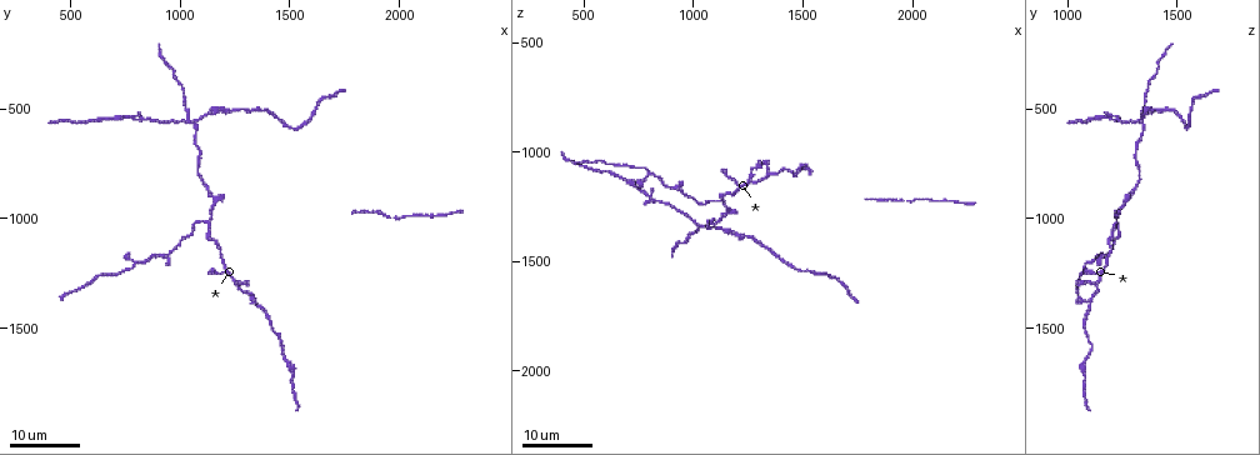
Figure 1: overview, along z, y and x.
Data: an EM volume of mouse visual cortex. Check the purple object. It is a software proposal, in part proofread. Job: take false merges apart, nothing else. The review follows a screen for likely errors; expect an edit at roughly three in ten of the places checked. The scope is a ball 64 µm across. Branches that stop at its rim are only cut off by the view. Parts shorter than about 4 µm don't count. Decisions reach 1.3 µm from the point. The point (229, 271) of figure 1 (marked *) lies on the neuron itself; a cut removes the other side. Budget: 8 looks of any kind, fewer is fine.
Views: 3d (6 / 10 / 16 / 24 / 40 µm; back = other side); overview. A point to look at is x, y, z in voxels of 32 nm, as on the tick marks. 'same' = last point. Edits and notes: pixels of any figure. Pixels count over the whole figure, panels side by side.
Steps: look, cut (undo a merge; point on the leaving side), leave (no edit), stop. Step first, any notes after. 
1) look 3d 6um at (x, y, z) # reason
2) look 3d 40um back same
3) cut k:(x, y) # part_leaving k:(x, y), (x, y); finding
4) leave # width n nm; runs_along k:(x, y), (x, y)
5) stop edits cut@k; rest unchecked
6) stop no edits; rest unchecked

look 3d 16um at (1140, 1010, 1220) # branch point

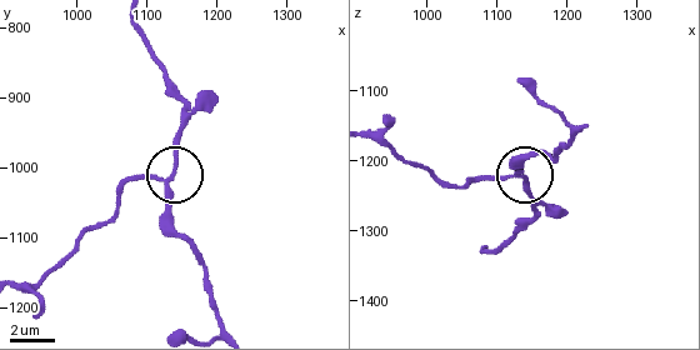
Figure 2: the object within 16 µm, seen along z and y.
look 3d 6um at (1130, 1015, 1220)

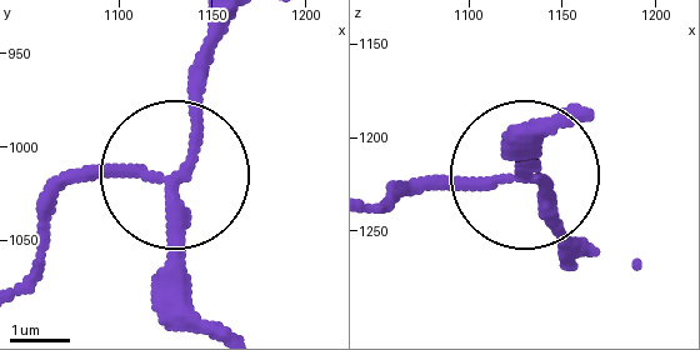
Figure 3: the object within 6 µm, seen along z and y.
cut 3:(85, 180) # part_leaving 3:(166, 184), (81, 174), (21, 274); two neurons meet here

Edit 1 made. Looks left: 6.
look 3d 24um at (1060, 550, 1340) # arms part here

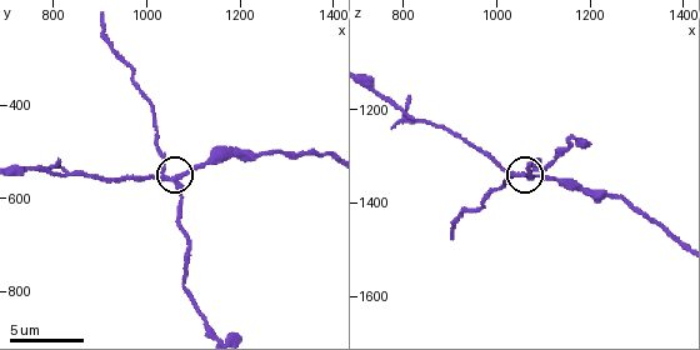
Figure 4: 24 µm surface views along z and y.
look 3d 6um same # zoom in

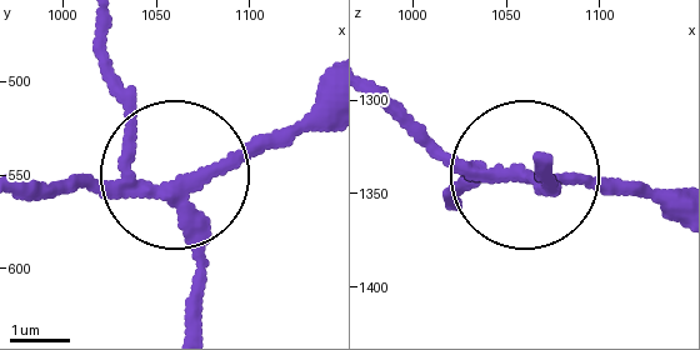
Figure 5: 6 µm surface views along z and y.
cut 5:(74, 175) # width 200 nm; part_leaving 5:(158, 185), (316, 126); two neurons meet here

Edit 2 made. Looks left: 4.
look overview # see it whole again

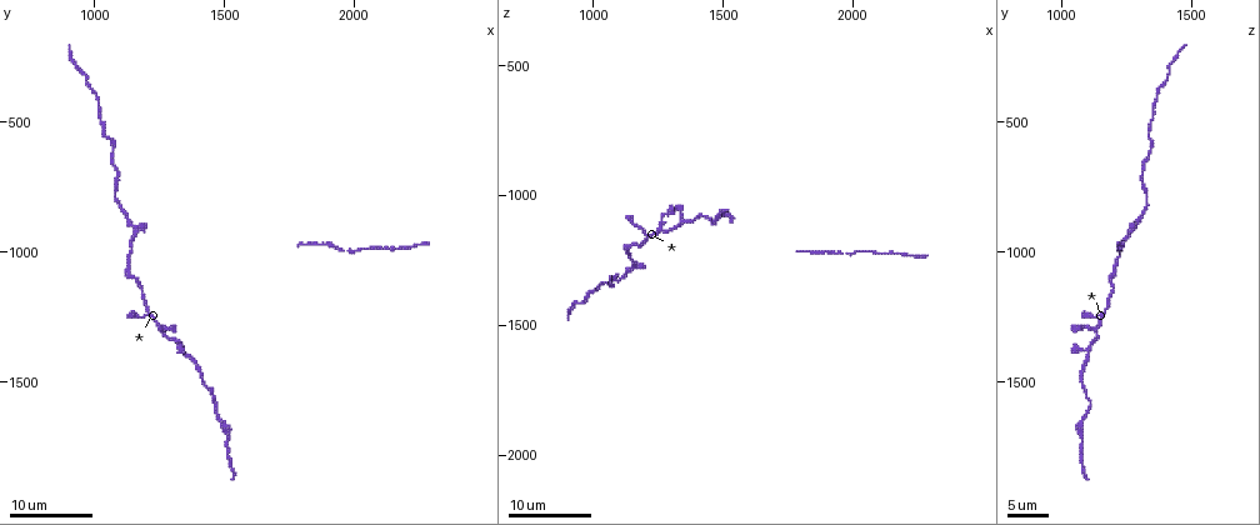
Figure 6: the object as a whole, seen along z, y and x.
look 3d 24um at (1000, 390, 1370) # calibre changes

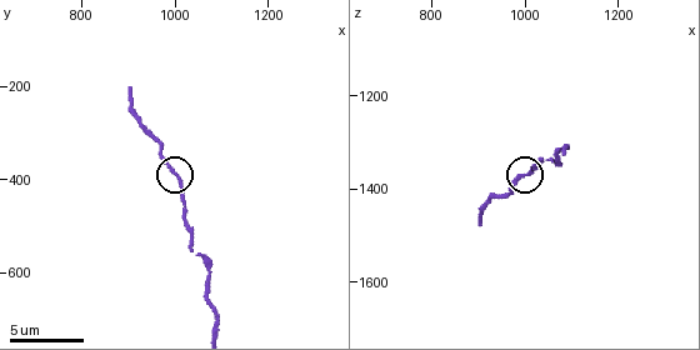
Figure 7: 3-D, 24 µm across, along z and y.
look 3d 10um at (1010, 390, 1365)

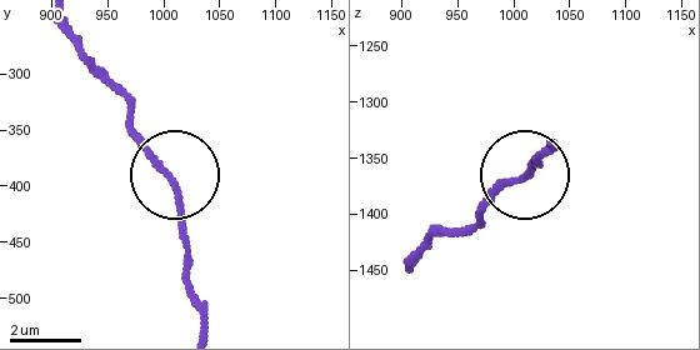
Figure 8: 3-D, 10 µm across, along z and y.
leave # width 160 nm; runs_along 8:(558, 143), (478, 220); one neuron here

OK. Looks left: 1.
look 3d 16um at (1135, 870, 1300) # calibre changes

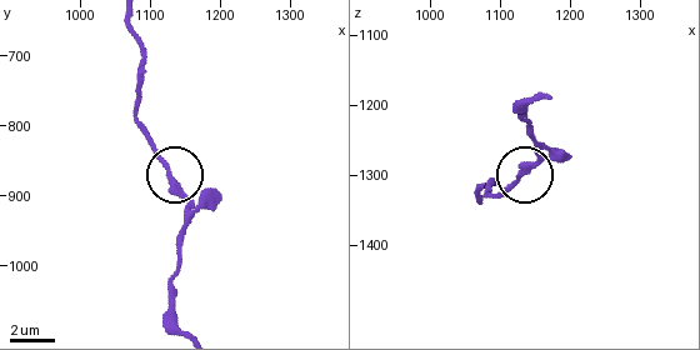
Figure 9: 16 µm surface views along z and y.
leave # runs_along 9:(178, 324), (175, 269), (186, 206), (179, 184), (149, 141); all the same neuron

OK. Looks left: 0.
stop edits cut@3, cut@5; rest unchecked

